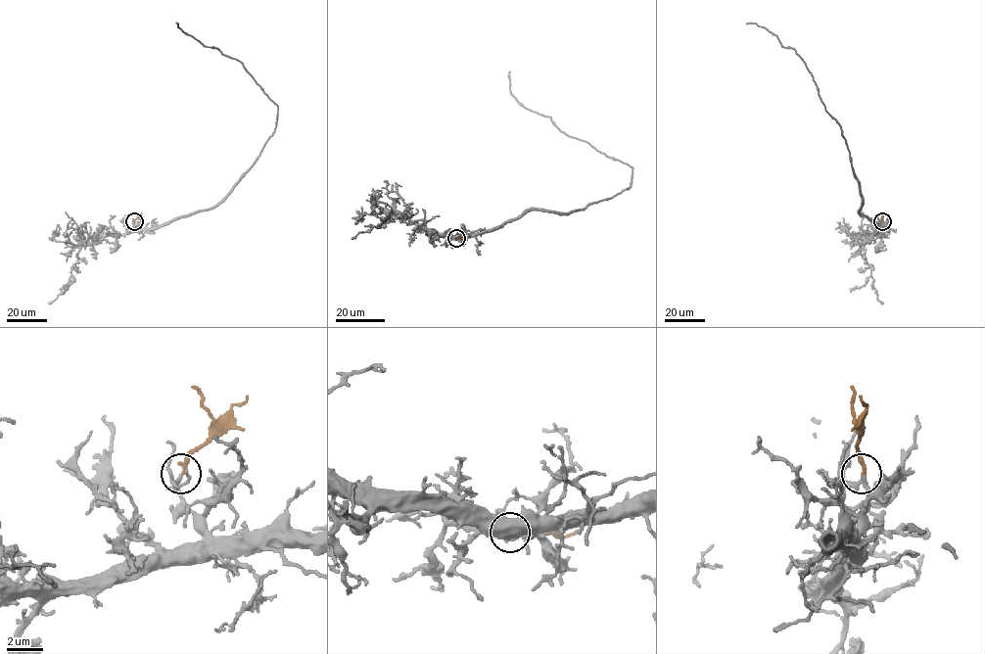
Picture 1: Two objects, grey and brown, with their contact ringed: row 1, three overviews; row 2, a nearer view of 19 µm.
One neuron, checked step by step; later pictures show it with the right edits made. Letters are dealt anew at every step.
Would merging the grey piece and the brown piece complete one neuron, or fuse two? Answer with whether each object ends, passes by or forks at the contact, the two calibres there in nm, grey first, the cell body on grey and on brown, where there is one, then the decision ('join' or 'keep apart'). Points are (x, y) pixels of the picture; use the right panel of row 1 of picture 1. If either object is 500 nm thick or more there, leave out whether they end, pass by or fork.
grey forks | brown ends | 160/220 nm | grey none | brown none | join

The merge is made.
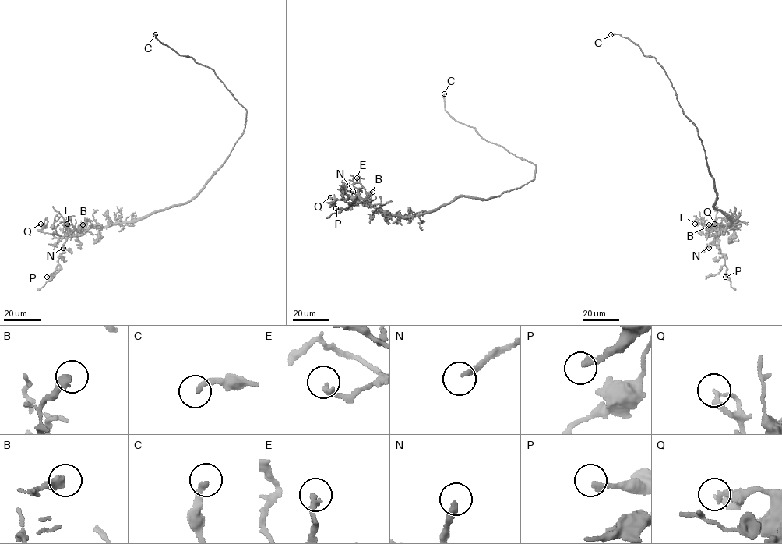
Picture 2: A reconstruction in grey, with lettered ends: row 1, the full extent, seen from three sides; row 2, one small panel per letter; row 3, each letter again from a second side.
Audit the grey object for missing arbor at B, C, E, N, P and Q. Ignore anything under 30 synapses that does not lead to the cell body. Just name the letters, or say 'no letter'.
C, N, P

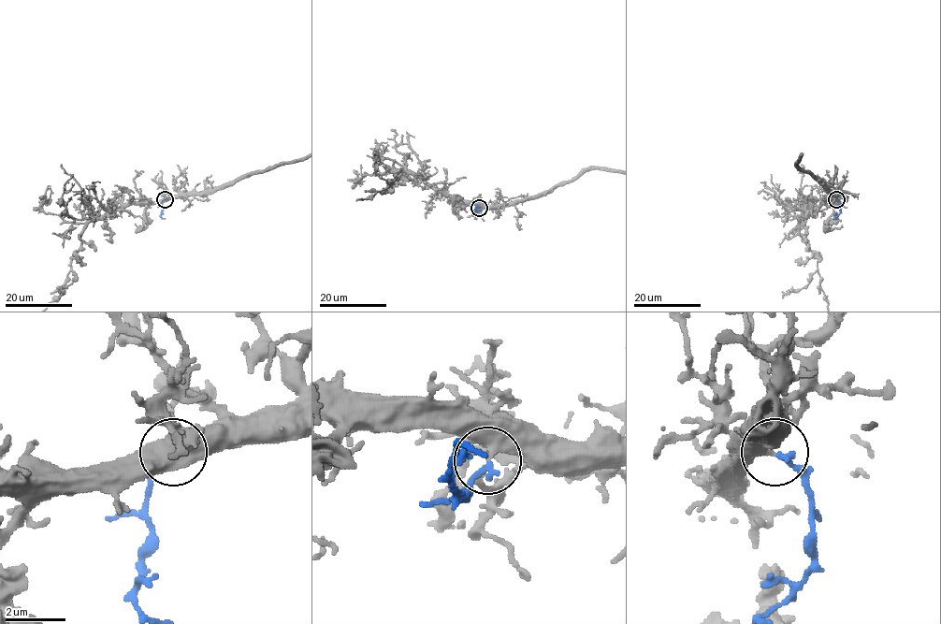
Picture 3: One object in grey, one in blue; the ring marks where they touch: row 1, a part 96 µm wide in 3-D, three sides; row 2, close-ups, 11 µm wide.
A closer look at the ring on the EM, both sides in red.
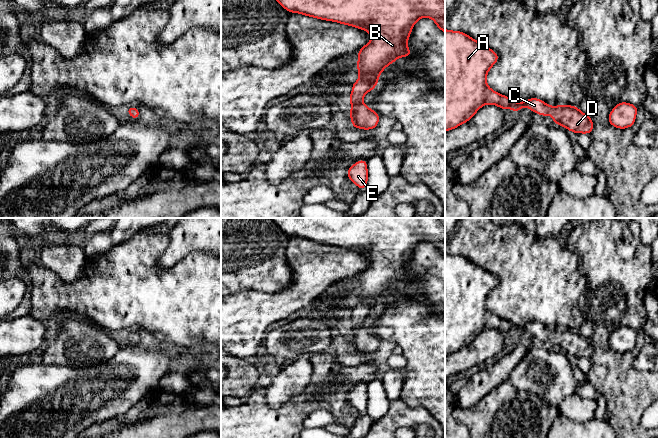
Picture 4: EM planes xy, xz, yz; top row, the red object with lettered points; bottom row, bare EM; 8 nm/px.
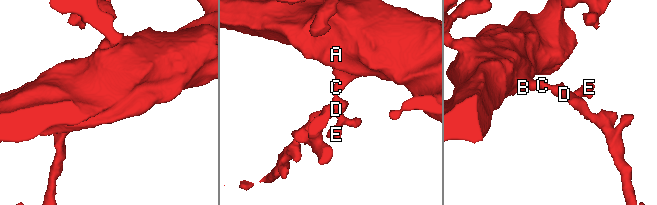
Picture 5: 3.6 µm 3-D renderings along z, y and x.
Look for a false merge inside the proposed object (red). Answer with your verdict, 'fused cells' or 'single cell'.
single cell

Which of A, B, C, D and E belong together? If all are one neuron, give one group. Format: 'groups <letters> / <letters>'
groups A B C D E

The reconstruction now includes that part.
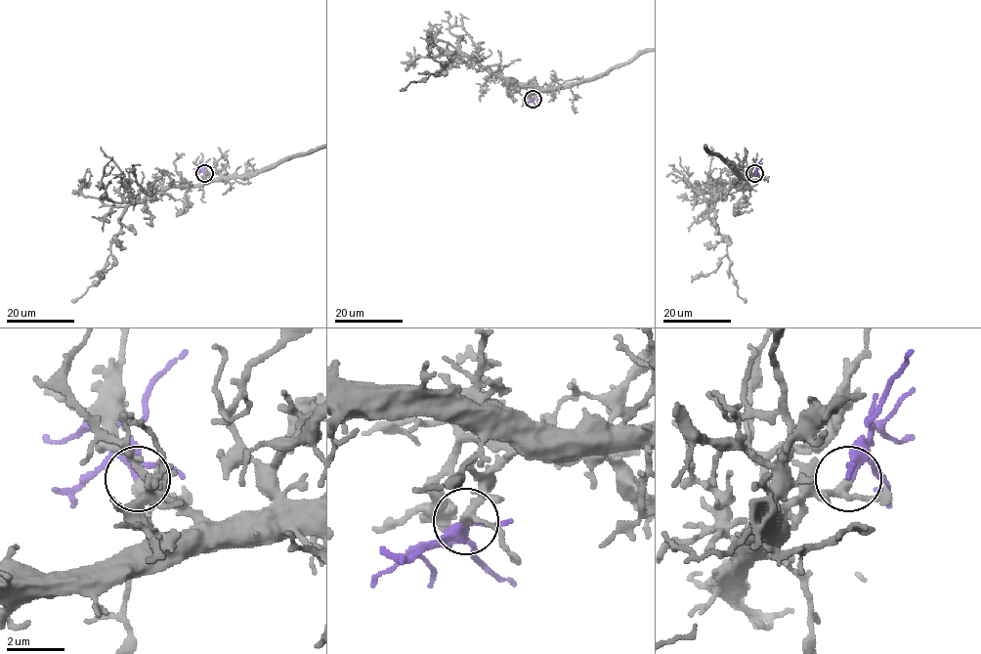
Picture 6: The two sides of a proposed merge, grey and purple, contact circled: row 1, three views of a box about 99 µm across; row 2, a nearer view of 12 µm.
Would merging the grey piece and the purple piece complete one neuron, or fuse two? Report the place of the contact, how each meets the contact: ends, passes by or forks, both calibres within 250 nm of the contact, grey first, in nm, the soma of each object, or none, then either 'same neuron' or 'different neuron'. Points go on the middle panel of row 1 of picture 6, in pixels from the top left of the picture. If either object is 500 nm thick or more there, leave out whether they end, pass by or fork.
(533, 99) | grey passes by | purple passes by | 240/240 nm | grey none | purple none | same neuron

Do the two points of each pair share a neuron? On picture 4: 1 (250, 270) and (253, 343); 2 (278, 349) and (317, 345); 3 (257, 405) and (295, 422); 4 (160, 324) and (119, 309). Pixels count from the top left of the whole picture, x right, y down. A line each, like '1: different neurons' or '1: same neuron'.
1: different neurons
2: same neuron
3: same neuron
4: same neuron

